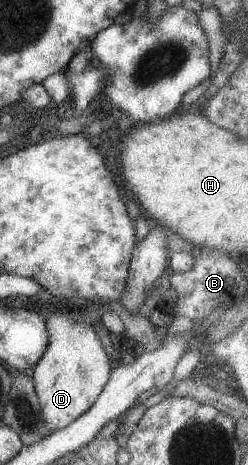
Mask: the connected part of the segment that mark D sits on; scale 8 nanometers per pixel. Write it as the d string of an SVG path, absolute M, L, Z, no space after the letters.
M51 314L44 320L44 324L49 336L49 342L43 355L33 368L29 371L29 376L34 385L35 396L39 408L41 408L41 422L51 428L51 432L65 428L73 420L76 420L83 412L86 412L97 399L97 396L103 390L107 378L111 373L109 358L103 350L103 344L99 336L95 334L93 325L77 322L77 316L70 317L63 314Z

